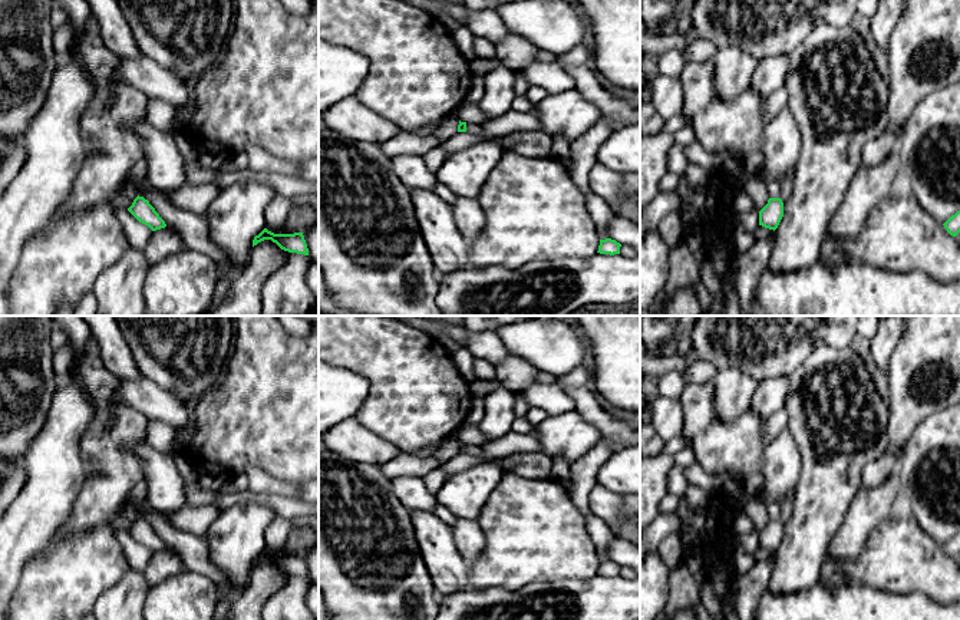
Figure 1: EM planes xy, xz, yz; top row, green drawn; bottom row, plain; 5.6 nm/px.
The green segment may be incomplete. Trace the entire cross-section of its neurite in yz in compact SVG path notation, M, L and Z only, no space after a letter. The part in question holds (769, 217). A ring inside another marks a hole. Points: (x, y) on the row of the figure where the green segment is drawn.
M769 198L768 204L759 211L759 225L776 230L783 217L783 202L781 198Z

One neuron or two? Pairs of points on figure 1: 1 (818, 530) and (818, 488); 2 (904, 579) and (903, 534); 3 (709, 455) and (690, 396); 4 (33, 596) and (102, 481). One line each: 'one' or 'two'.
1: one
2: one
3: one
4: one

